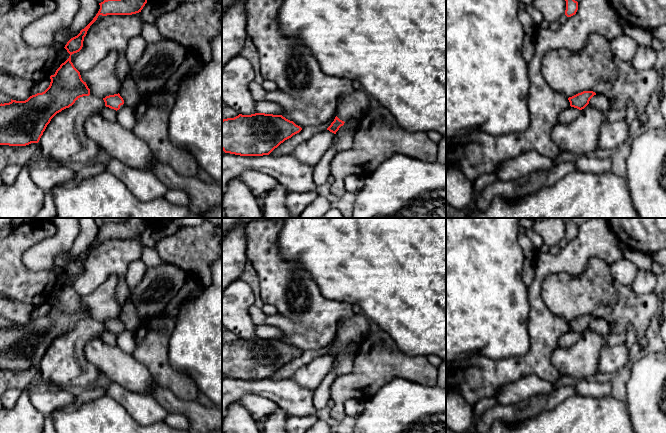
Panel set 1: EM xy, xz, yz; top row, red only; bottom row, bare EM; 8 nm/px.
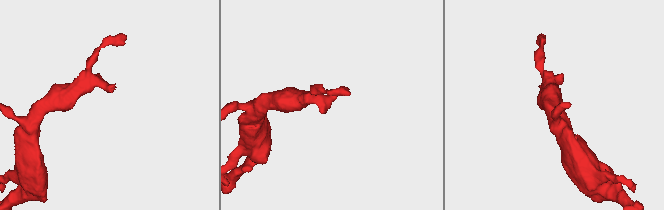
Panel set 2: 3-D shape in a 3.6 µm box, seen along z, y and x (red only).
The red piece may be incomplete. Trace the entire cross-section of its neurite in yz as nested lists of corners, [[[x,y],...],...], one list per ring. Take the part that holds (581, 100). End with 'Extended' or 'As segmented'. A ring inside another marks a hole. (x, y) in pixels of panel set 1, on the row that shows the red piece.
[[[583,91],[572,97],[569,97],[568,100],[570,102],[571,107],[582,110],[589,104],[590,99],[594,95],[596,95],[596,93],[593,91]]]. As segmented

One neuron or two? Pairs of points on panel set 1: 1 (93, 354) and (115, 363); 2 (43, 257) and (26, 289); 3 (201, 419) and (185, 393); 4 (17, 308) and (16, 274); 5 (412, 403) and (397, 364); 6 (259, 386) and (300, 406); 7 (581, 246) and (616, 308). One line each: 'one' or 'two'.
1: one
2: two
3: two
4: two
5: two
6: one
7: two

